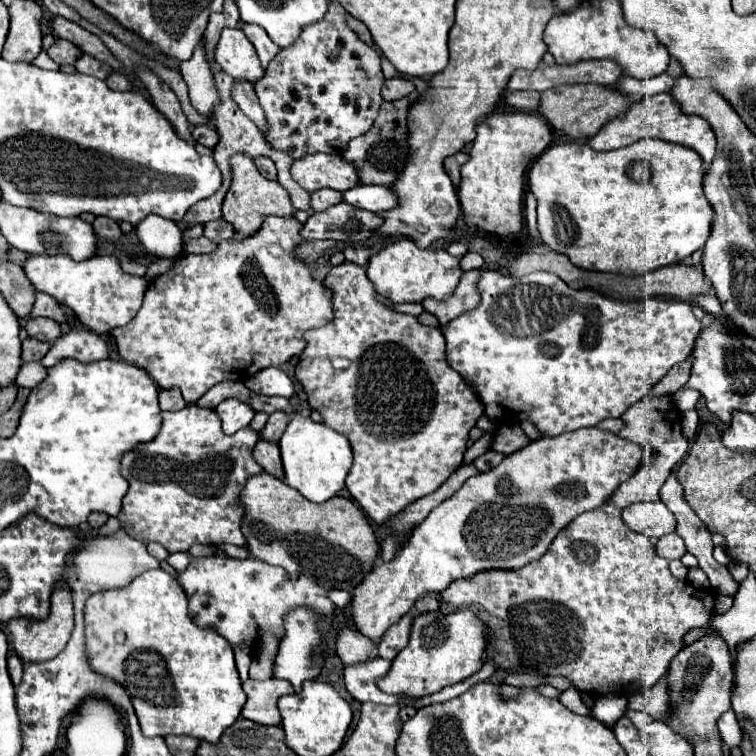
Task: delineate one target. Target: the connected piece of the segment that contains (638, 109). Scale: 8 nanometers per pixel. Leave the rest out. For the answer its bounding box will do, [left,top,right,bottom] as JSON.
[587,94,715,168]

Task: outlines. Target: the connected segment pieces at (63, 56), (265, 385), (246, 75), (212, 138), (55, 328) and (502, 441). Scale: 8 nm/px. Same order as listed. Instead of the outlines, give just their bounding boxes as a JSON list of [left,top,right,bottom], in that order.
[[47,40,81,64],[245,368,295,398],[215,28,265,82],[193,124,219,148],[25,318,61,342],[493,424,531,454]]

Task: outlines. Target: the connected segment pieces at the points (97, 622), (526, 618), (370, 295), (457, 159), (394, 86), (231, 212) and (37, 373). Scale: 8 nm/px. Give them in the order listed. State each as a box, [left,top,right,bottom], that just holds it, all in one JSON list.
[[85,568,247,742],[437,398,715,696],[295,260,485,526],[443,152,469,186],[381,78,415,100],[223,154,293,236],[15,362,45,388]]

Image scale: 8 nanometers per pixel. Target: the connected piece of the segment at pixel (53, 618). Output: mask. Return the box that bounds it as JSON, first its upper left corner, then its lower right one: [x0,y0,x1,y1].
[7,582,73,664]

